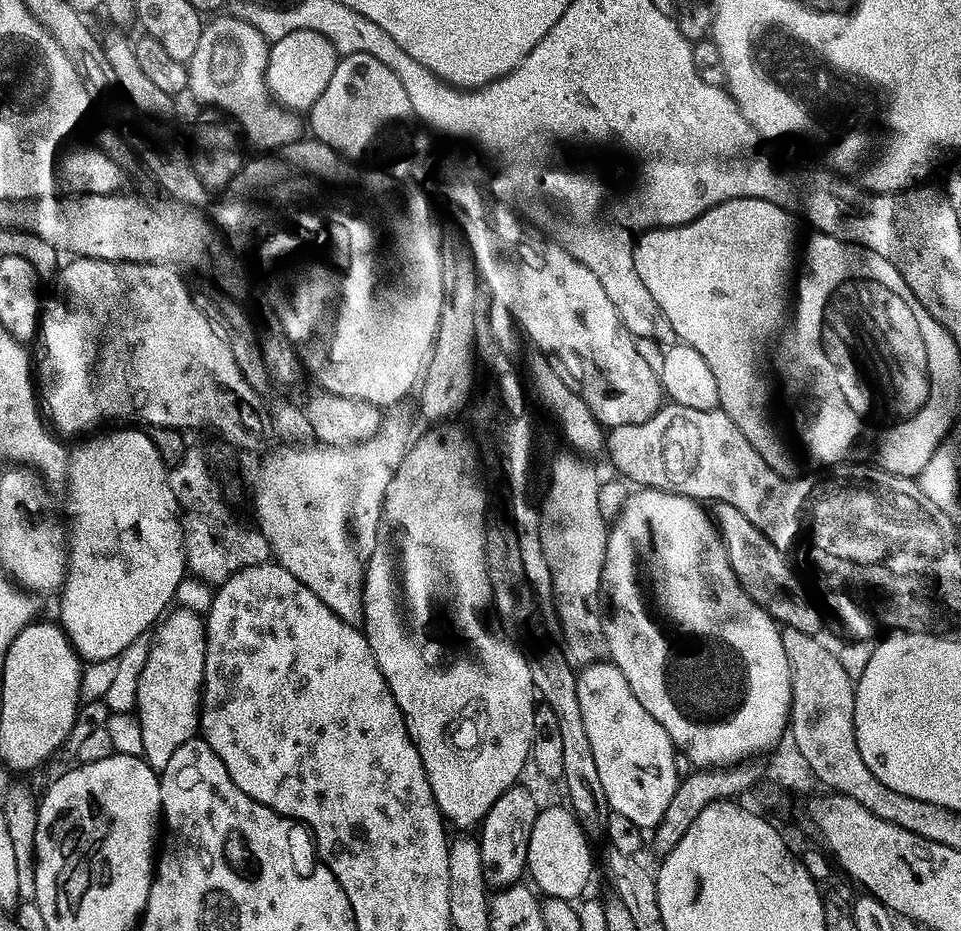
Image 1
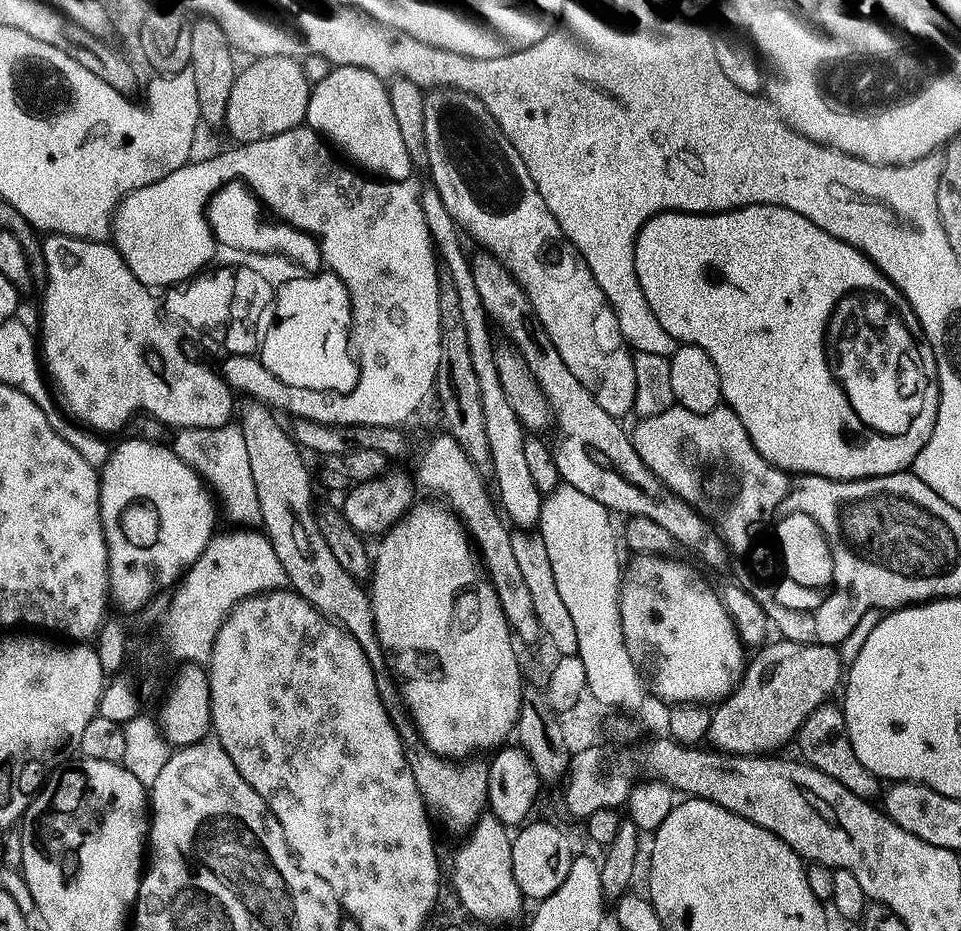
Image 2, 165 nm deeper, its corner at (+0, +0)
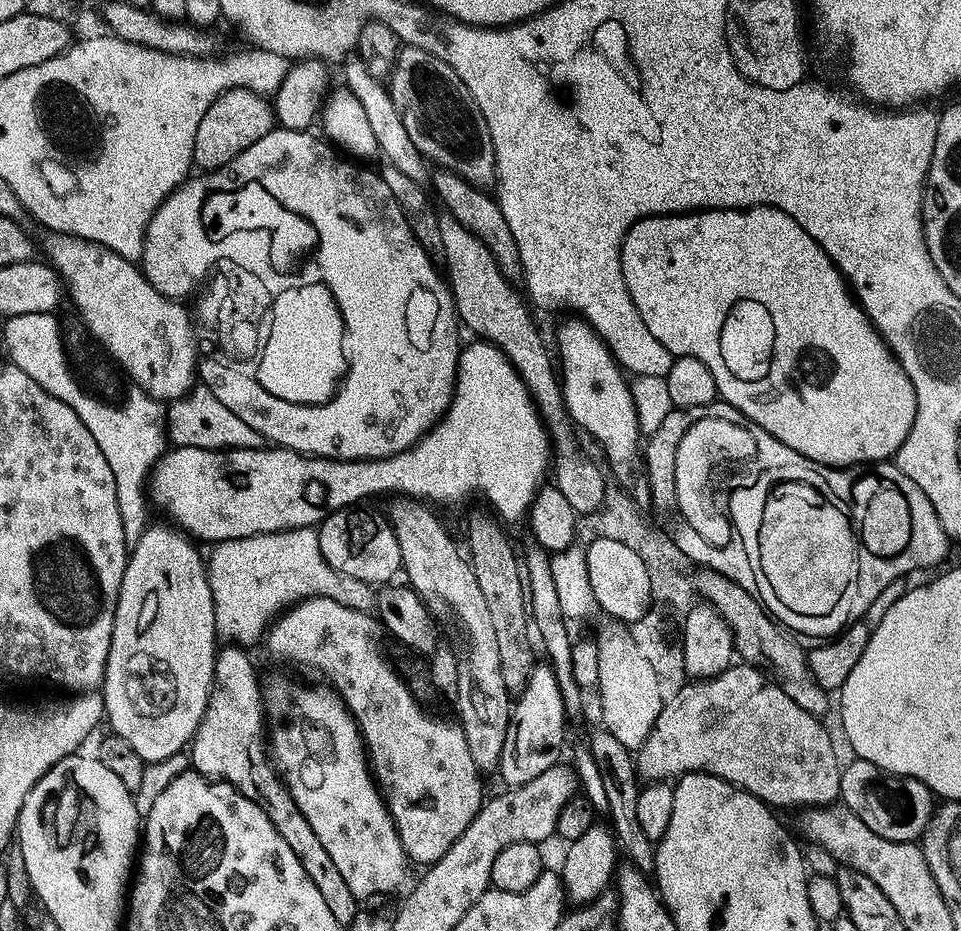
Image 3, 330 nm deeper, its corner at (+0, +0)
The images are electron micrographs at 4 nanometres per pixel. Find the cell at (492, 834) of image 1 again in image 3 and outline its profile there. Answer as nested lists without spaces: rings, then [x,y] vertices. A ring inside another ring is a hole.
[[[547,663],[535,665],[528,679],[528,687],[519,693],[517,702],[510,712],[511,723],[508,725],[506,742],[502,746],[502,758],[498,776],[505,780],[508,788],[517,788],[526,782],[534,782],[538,774],[546,774],[556,764],[561,763],[560,751],[564,748],[563,699],[559,694],[555,674]]]

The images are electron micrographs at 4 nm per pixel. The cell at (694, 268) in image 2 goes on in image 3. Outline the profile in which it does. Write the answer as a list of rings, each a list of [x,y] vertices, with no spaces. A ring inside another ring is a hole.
[[[757,204],[755,208],[709,208],[699,212],[647,216],[639,220],[620,243],[620,269],[630,290],[630,298],[634,306],[638,306],[638,314],[642,314],[642,322],[646,322],[646,330],[650,330],[650,334],[654,334],[654,338],[658,338],[658,342],[662,342],[673,357],[689,356],[698,358],[698,362],[706,362],[710,374],[714,374],[719,399],[737,408],[745,421],[753,420],[761,433],[773,435],[782,445],[820,465],[841,470],[856,466],[852,464],[887,461],[895,457],[897,450],[906,442],[916,413],[916,395],[910,378],[876,327],[868,321],[863,308],[856,303],[848,281],[834,266],[826,250],[822,250],[822,246],[818,246],[818,242],[814,242],[814,238],[810,238],[810,234],[806,234],[806,230],[802,230],[794,218],[790,218],[790,214]]]

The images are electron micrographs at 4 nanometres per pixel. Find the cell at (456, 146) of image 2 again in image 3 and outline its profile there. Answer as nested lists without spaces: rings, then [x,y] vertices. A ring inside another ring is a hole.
[[[404,46],[399,49],[396,56],[395,68],[390,77],[390,91],[394,107],[398,110],[411,141],[426,161],[436,163],[437,169],[453,172],[476,188],[488,190],[497,183],[496,148],[492,144],[486,118],[482,118],[482,110],[478,110],[470,90],[466,90],[462,78],[458,78],[454,70],[442,66],[438,57],[424,48]]]

